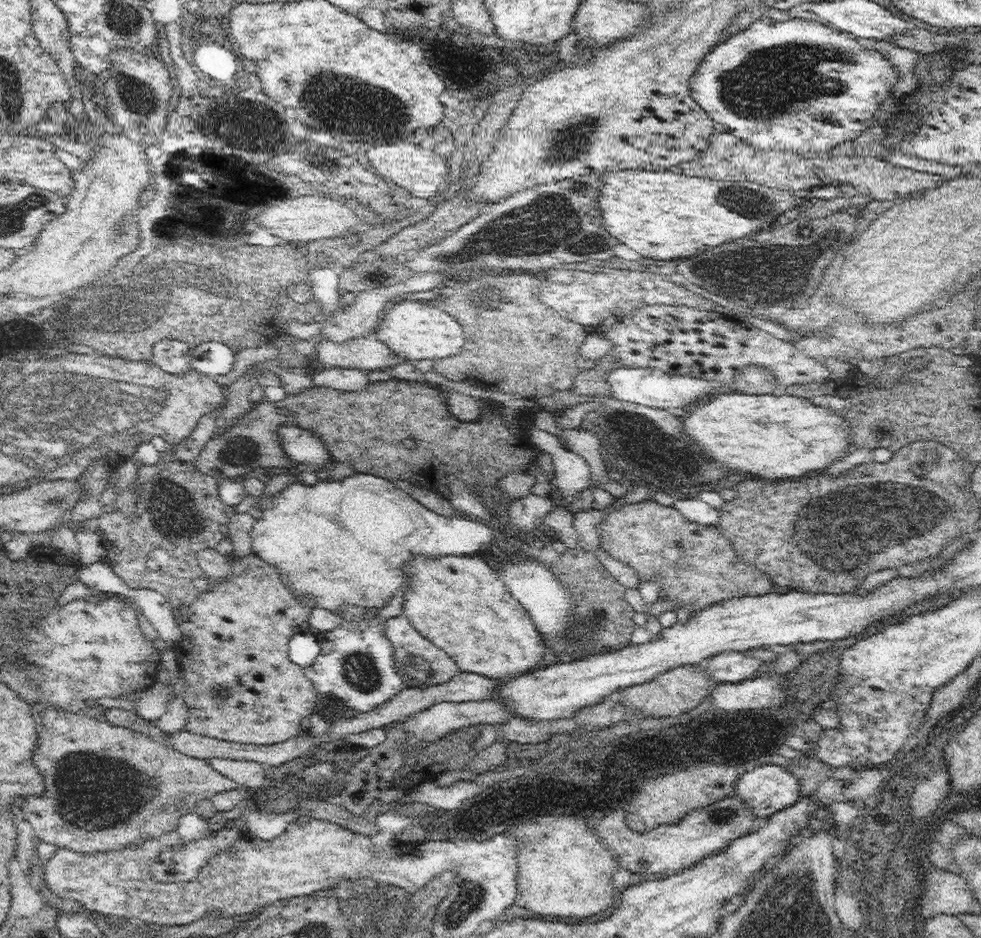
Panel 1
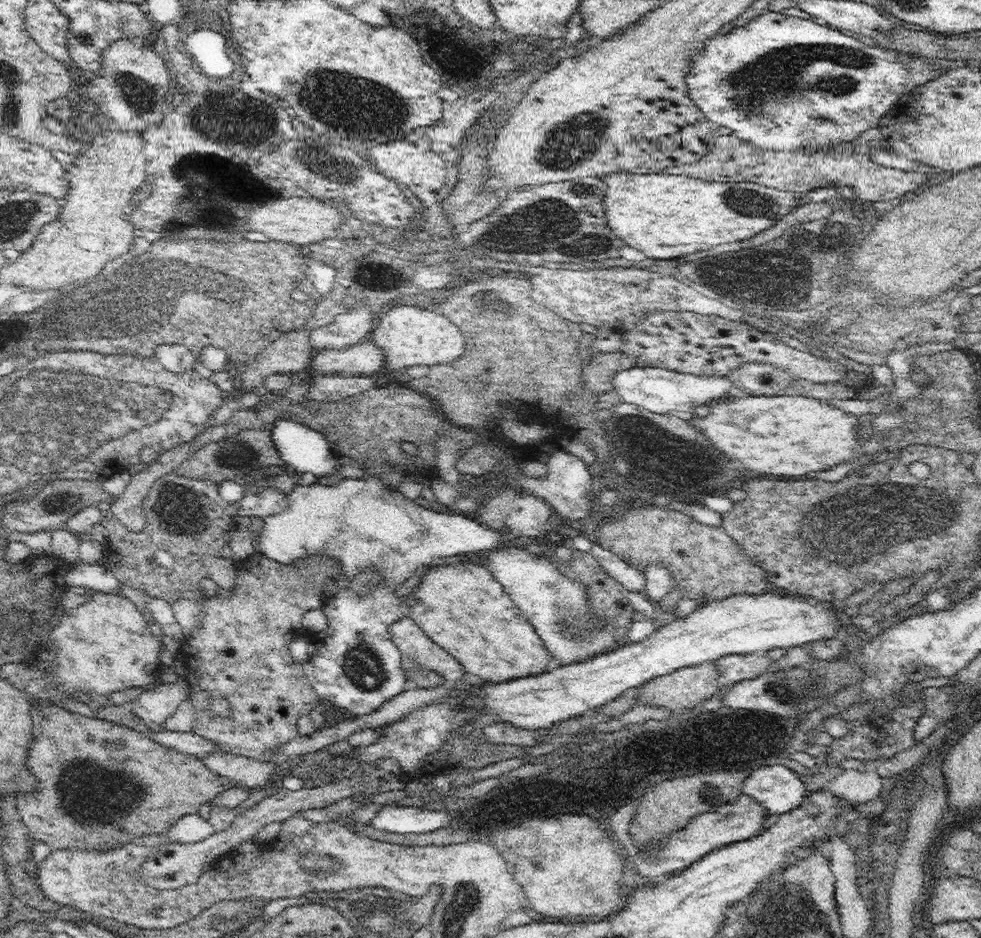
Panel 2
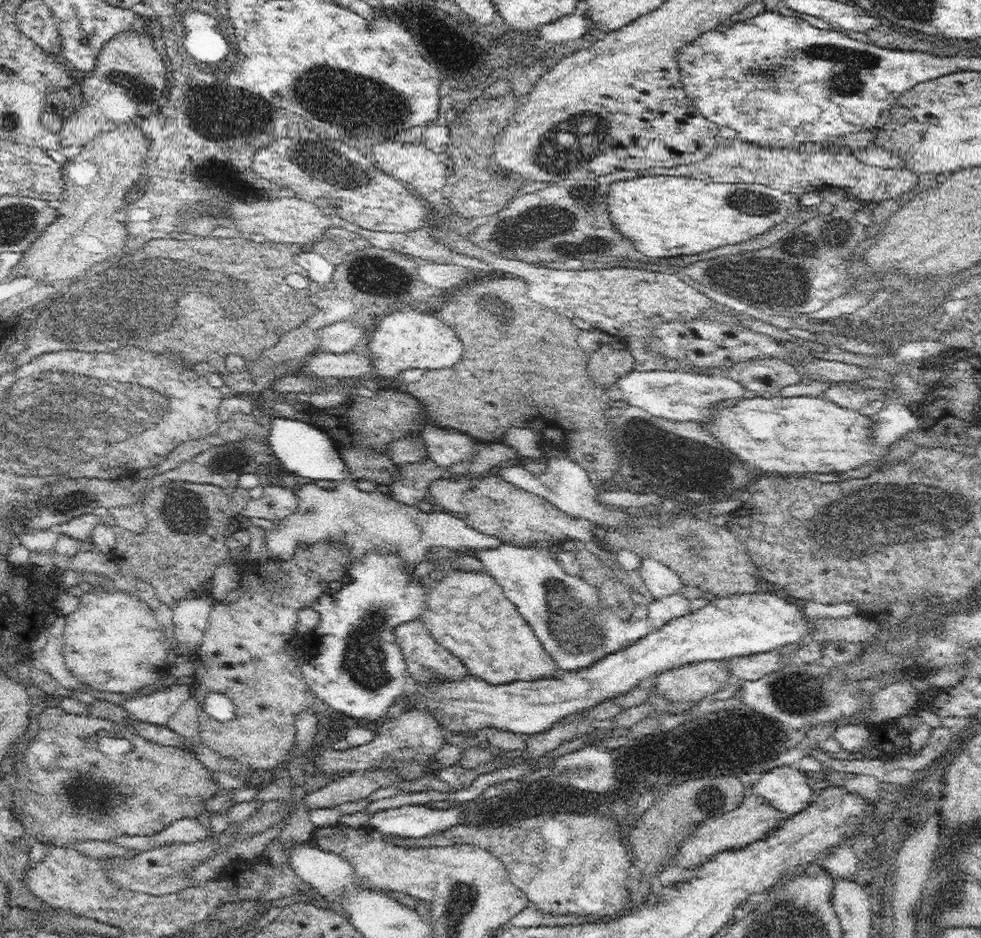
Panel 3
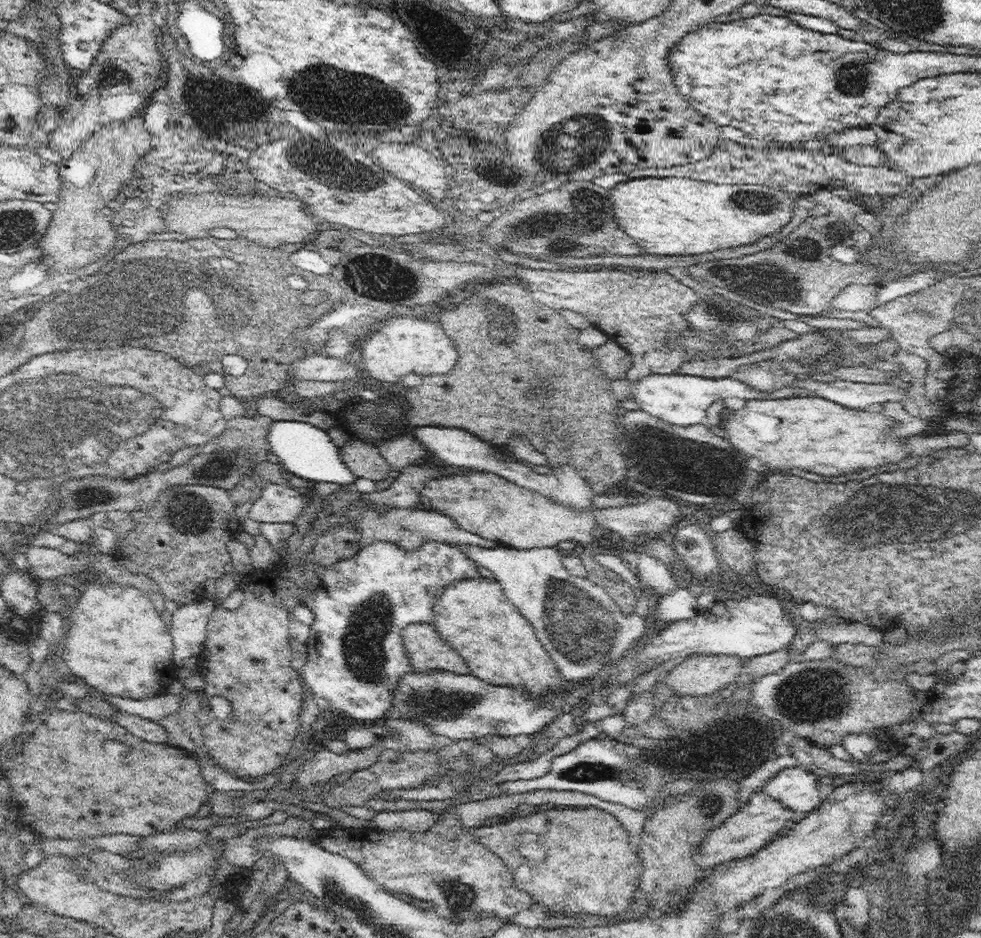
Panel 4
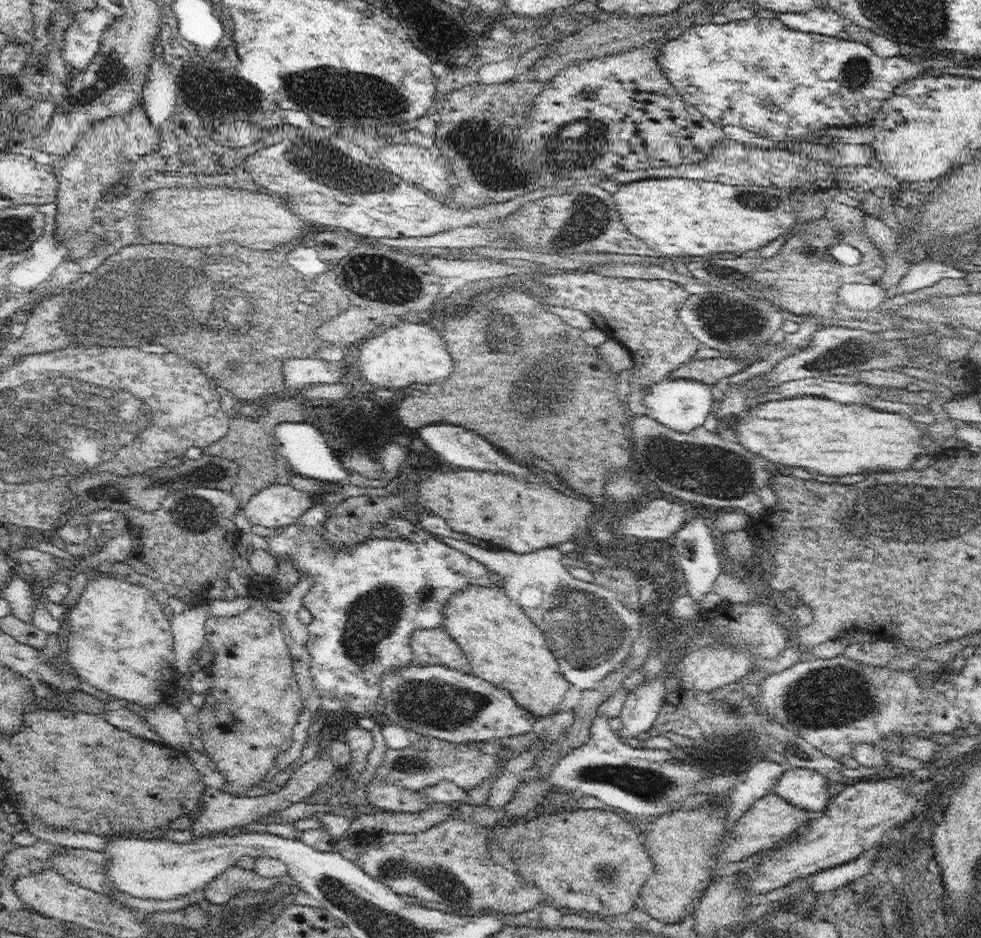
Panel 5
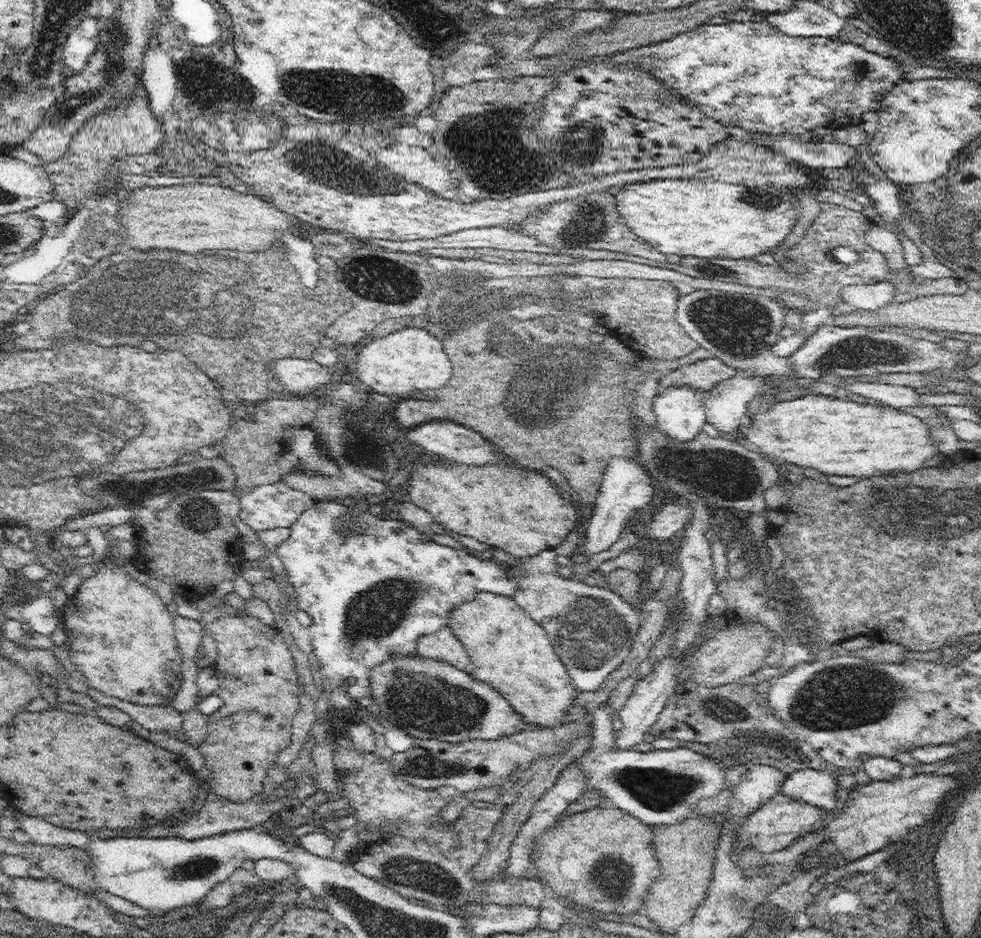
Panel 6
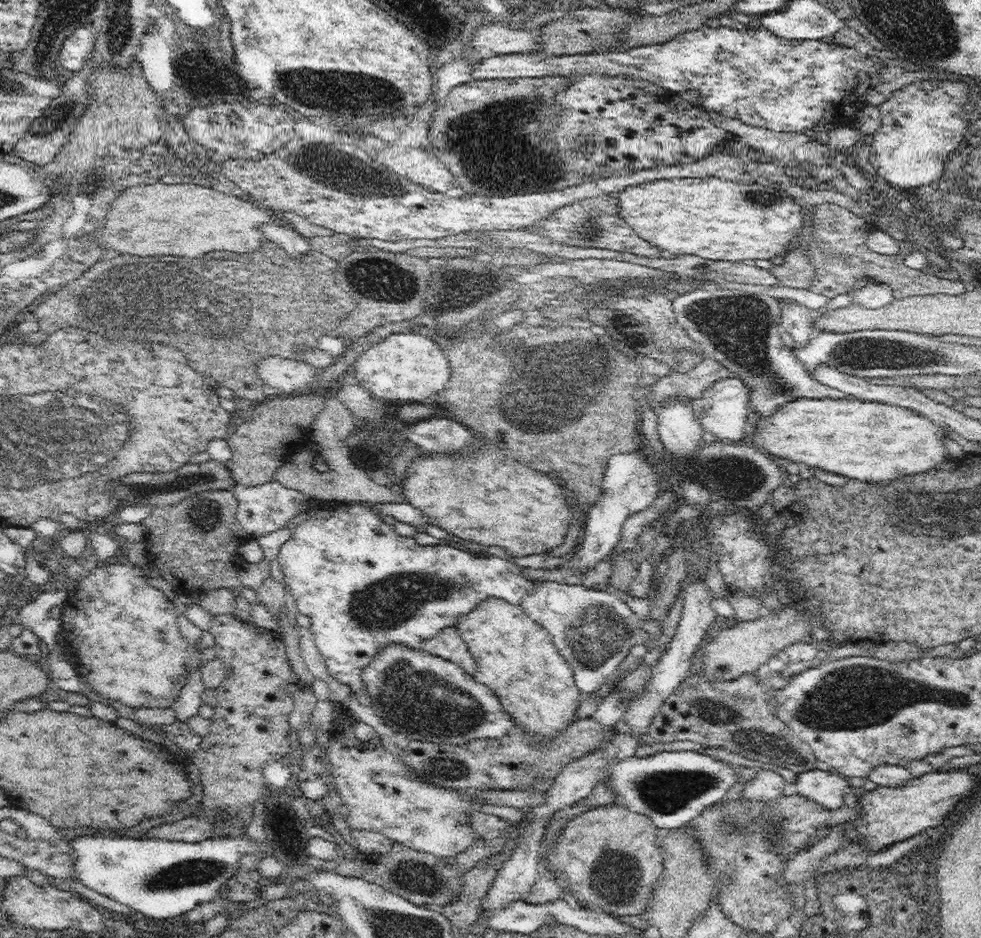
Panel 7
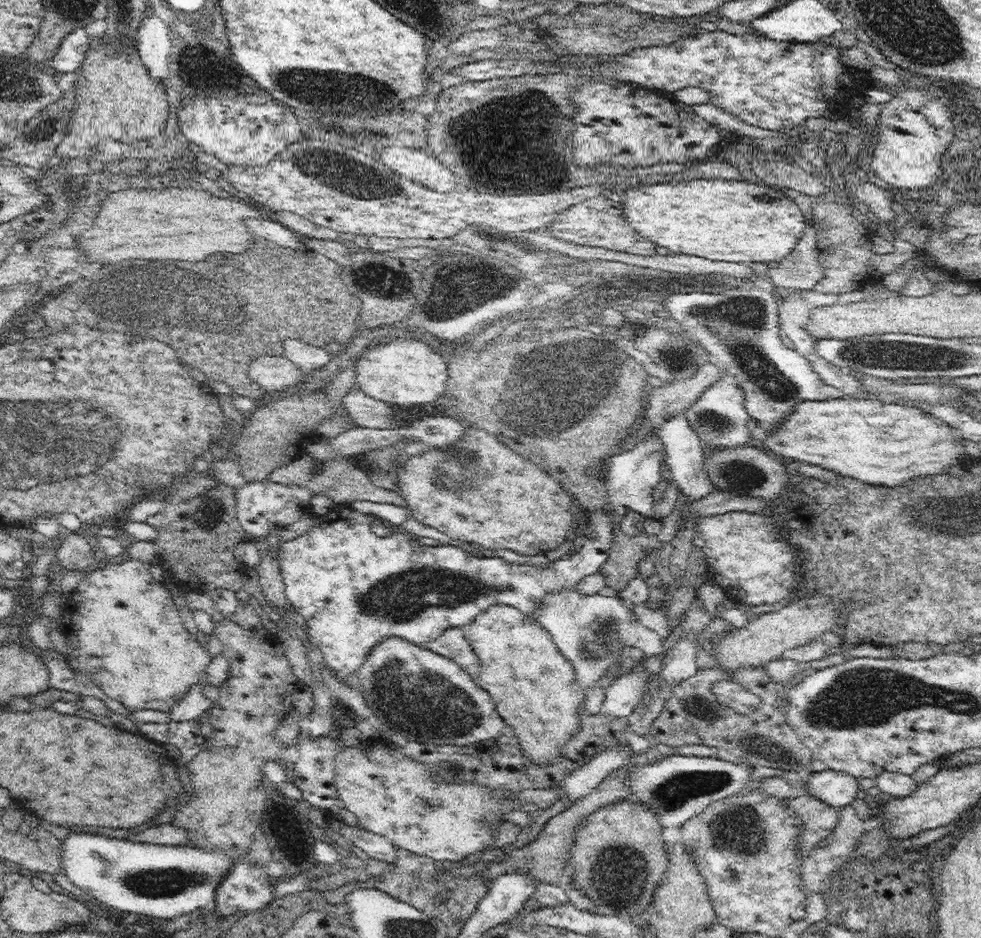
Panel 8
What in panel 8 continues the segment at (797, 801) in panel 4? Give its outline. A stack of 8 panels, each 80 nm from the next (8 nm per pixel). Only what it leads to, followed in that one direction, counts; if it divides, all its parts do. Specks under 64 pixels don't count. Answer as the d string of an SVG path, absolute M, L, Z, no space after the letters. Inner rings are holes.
M826 769L809 777L808 787L812 795L836 807L854 804L860 794L860 782L852 773Z

